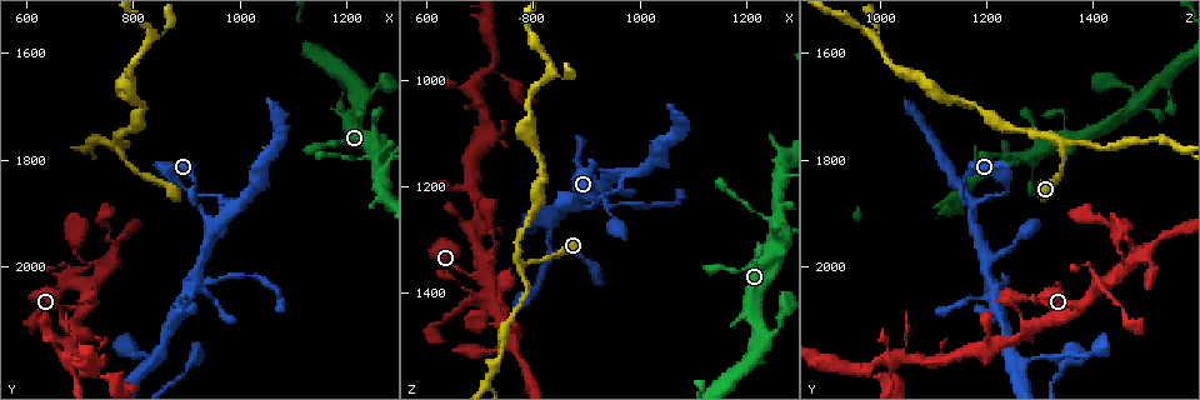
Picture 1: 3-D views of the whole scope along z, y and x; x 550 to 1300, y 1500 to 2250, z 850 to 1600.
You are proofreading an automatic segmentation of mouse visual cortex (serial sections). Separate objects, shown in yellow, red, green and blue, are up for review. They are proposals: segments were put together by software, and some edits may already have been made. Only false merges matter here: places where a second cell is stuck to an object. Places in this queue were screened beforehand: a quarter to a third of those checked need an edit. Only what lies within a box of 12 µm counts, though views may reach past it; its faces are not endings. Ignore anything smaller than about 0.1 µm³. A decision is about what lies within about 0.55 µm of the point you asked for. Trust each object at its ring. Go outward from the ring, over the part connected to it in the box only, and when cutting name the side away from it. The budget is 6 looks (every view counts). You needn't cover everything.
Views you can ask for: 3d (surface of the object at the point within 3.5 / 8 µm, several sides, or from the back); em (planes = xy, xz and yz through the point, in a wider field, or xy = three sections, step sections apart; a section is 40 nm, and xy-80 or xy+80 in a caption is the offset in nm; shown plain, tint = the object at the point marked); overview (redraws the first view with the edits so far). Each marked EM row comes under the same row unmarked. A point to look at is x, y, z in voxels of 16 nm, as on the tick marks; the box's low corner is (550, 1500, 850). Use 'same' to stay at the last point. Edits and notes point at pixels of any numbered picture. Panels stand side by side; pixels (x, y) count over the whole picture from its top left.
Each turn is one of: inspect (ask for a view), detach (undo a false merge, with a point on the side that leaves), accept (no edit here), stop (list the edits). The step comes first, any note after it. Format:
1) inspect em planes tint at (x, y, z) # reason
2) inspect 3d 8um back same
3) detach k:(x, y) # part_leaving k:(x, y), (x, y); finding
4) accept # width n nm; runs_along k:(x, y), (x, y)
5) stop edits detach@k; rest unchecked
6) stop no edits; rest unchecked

inspect em xy step 5 tint at (700, 2075, 1370) # sharp bend

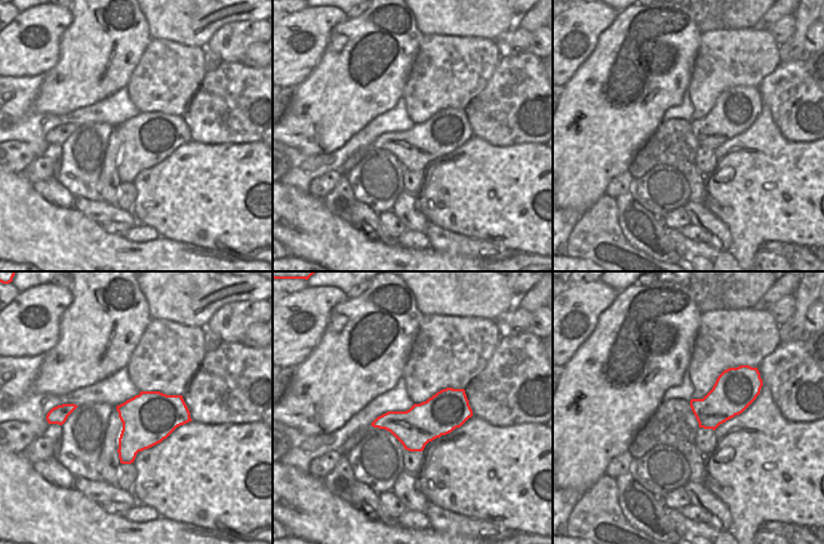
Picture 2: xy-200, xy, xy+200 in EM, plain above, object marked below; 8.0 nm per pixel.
inspect 3d 3.5um same # wider look

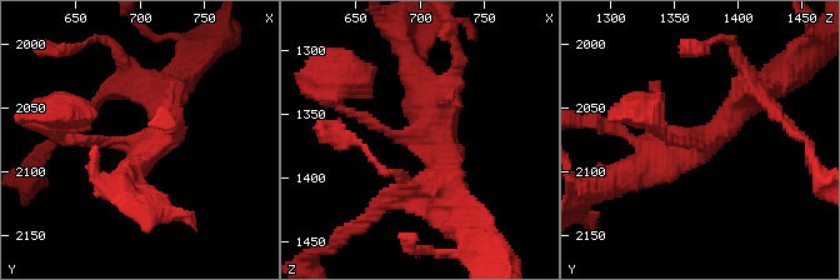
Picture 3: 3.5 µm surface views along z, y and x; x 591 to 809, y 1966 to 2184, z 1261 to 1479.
accept # runs_along 3:(349, 113), (414, 141), (429, 109), (410, 68); continuous, no second cell

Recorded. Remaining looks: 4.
inspect 3d 8um at (775, 1775, 1345) # three arms meet

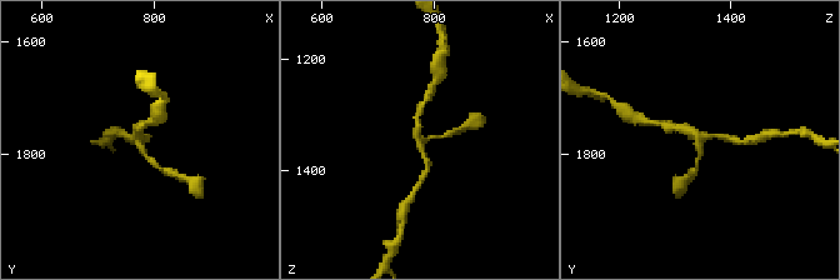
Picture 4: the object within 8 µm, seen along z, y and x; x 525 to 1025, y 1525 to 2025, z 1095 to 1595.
inspect 3d 3.5um at (775, 1770, 1345) # zoom in

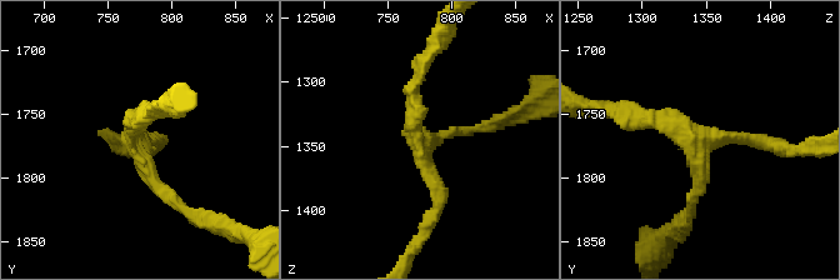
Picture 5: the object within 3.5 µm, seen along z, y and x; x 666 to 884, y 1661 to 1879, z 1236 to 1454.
inspect em xy step 1 tint at (774, 1776, 1344) # arms 3; arm_widths 150, 200, 200 nm

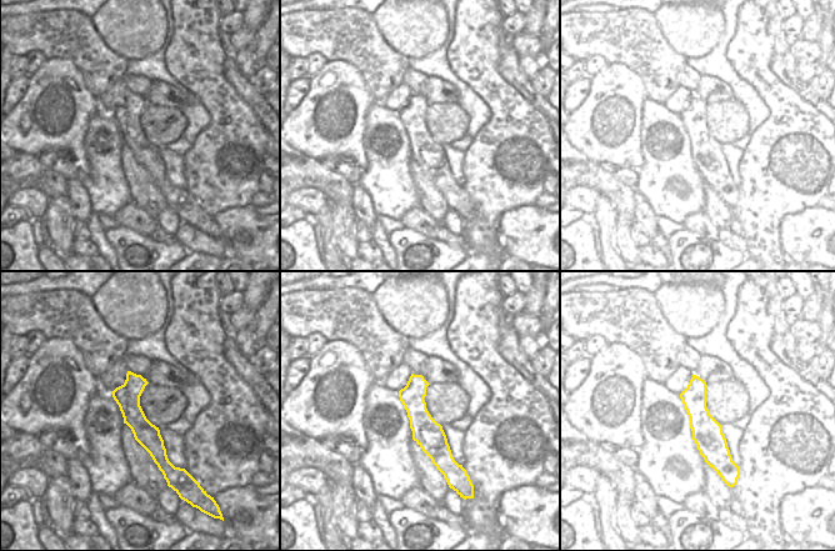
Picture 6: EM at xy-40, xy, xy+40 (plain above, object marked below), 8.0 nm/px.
accept # runs_along 6:(130, 375), (131, 412), (165, 471); all the same cell

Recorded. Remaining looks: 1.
stop no edits; rest unchecked

